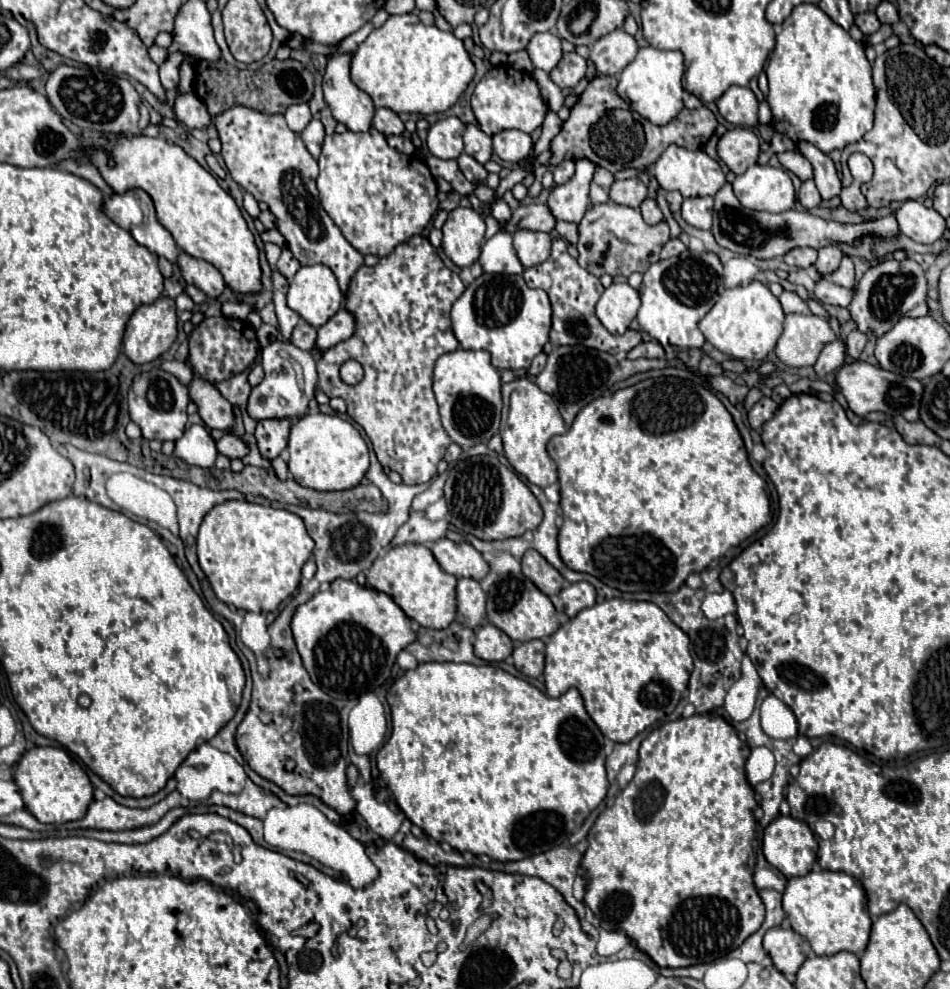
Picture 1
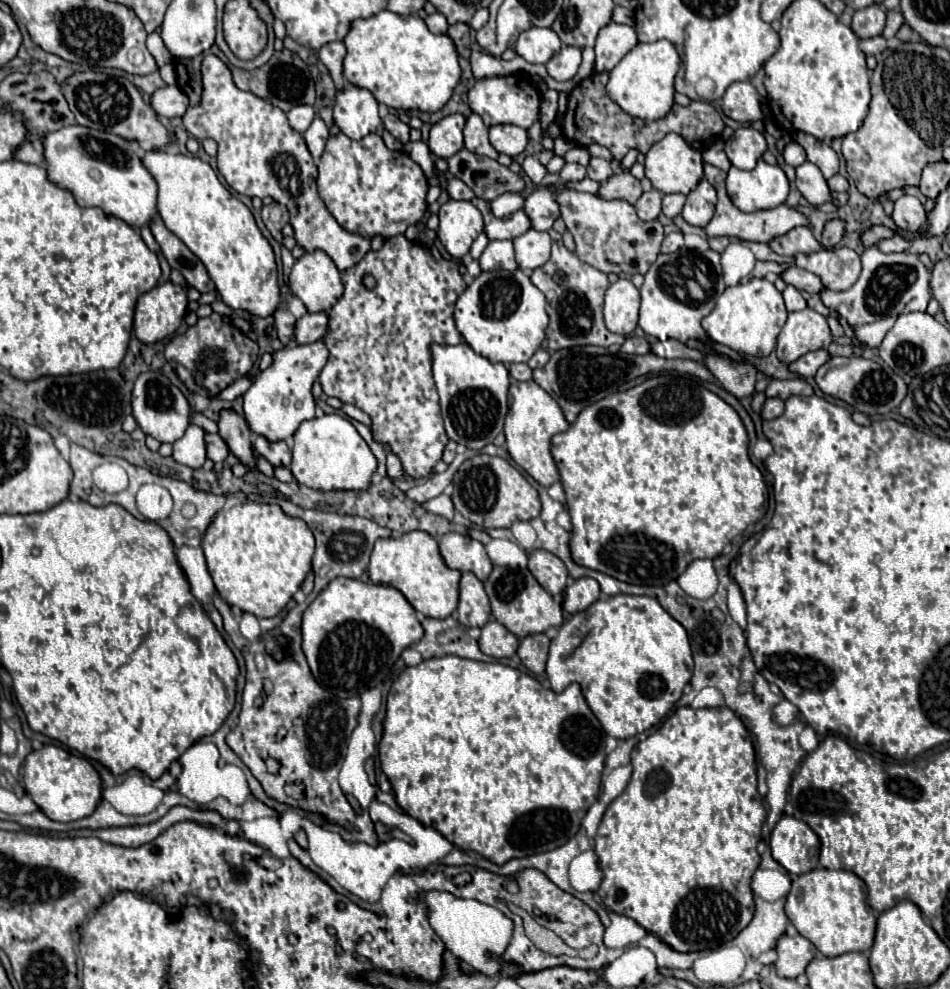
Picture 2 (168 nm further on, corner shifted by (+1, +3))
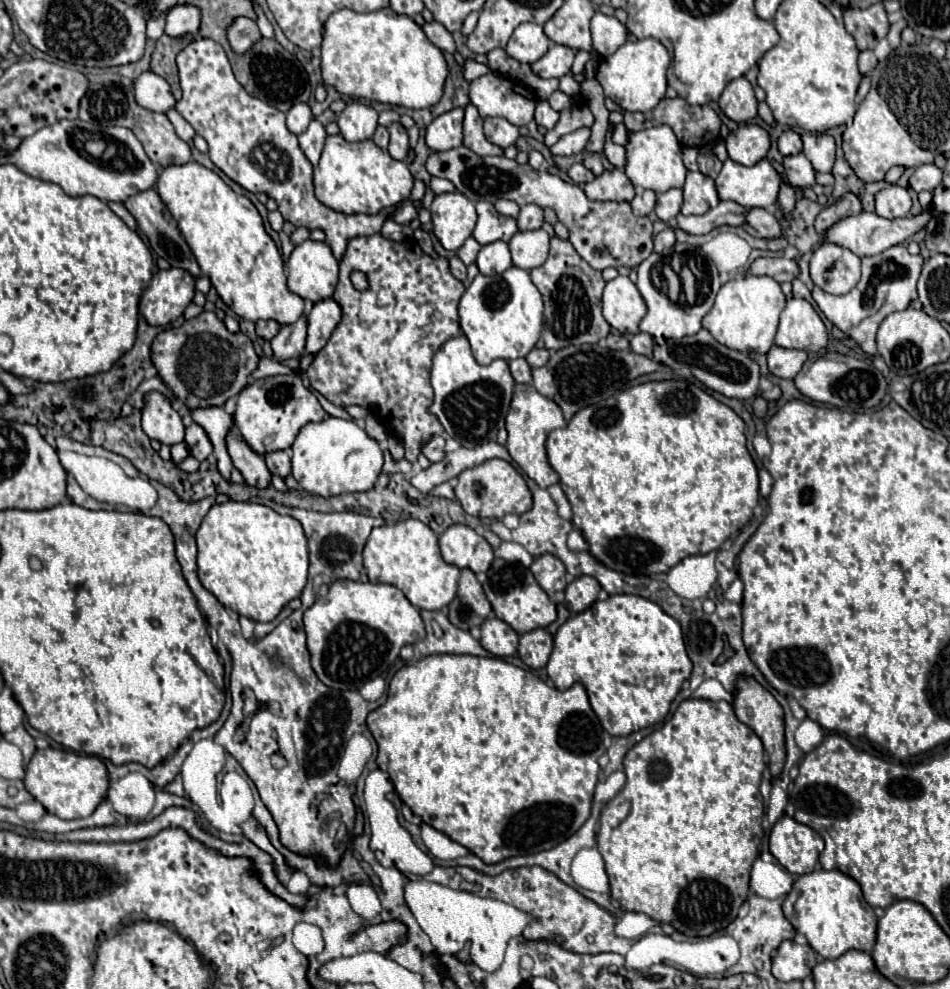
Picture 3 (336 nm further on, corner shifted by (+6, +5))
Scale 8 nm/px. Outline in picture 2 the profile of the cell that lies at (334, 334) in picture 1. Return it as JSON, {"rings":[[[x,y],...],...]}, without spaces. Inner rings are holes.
{"rings":[[[306,314],[296,322],[296,342],[298,344],[312,344],[322,340],[328,334],[328,316],[320,314]]]}

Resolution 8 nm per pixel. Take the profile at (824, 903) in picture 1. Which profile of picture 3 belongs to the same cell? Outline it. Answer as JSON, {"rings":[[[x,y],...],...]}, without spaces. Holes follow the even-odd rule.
{"rings":[[[815,870],[811,874],[799,876],[793,884],[793,890],[785,898],[783,912],[785,912],[787,920],[793,924],[793,928],[797,932],[801,932],[807,938],[809,946],[823,958],[833,960],[833,958],[839,958],[841,954],[845,954],[847,950],[873,952],[875,938],[877,938],[877,916],[875,916],[873,908],[863,900],[859,884],[851,876],[847,876],[839,870]]]}

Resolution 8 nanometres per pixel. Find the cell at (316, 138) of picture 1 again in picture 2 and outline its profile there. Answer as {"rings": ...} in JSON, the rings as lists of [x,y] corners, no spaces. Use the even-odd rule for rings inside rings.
{"rings":[[[314,118],[314,122],[310,124],[310,128],[304,132],[304,140],[306,140],[306,146],[312,154],[314,160],[318,160],[322,156],[322,150],[324,150],[324,144],[328,140],[328,128],[324,124],[322,118]]]}

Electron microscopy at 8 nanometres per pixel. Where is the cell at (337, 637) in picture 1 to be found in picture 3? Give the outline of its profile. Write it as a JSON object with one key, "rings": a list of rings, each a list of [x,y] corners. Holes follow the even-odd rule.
{"rings":[[[335,580],[327,596],[307,608],[303,622],[311,666],[323,684],[337,690],[359,690],[359,684],[383,676],[405,644],[425,638],[419,610],[391,584]]]}

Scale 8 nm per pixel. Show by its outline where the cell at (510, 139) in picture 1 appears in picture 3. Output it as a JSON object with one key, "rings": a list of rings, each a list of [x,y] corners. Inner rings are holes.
{"rings":[[[485,118],[485,136],[489,142],[507,148],[519,138],[519,128],[505,118]]]}

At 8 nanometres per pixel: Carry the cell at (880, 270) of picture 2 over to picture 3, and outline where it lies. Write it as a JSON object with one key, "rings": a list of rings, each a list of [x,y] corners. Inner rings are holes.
{"rings":[[[897,244],[881,254],[861,258],[861,280],[851,292],[843,296],[831,296],[819,288],[813,288],[813,300],[817,302],[819,310],[831,324],[843,330],[843,334],[847,334],[849,338],[853,338],[867,354],[875,356],[877,354],[875,334],[883,318],[887,314],[906,309],[918,298],[916,286],[921,266],[923,258],[919,254],[911,256],[903,244]]]}

